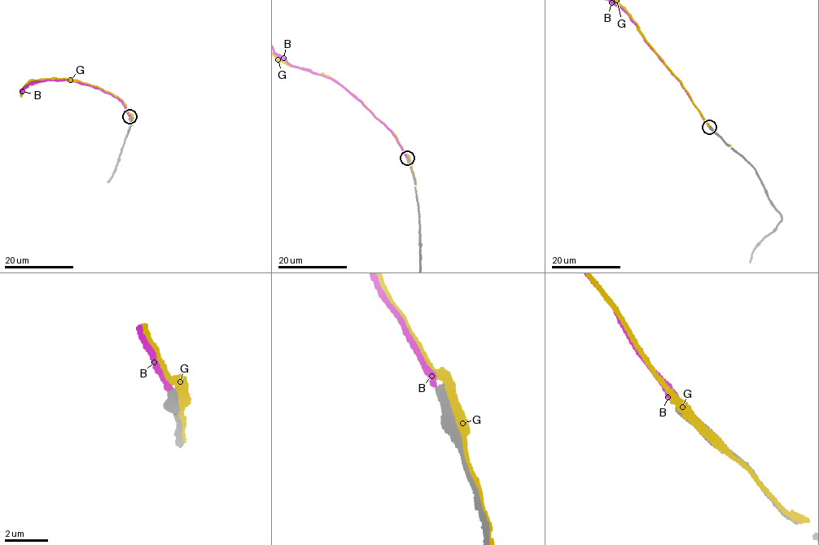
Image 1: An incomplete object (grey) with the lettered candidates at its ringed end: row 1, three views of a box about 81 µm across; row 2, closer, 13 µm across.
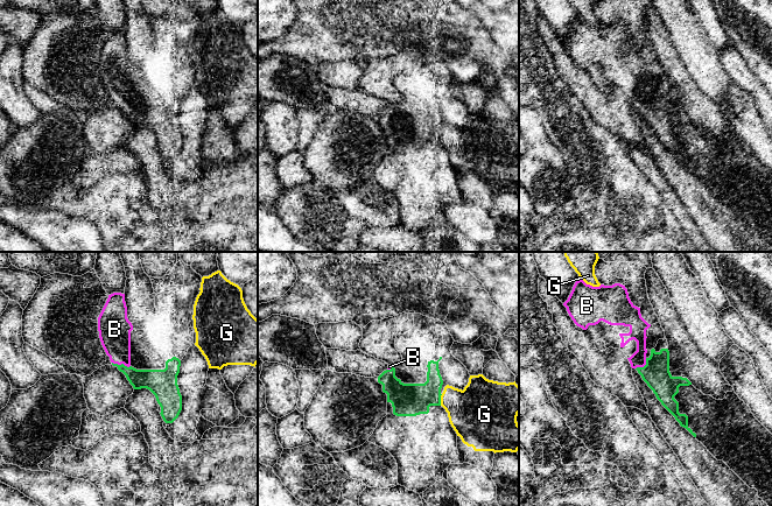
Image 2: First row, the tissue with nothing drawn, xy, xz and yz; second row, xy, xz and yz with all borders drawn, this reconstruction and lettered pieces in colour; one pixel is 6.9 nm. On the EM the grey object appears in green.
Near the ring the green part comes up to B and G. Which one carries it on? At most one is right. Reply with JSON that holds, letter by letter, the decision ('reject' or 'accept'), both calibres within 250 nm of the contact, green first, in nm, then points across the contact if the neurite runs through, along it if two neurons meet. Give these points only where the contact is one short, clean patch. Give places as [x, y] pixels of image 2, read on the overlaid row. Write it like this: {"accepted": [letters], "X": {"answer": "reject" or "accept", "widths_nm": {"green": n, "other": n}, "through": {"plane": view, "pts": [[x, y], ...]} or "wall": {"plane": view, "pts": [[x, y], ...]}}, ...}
{"accepted": ["B"], "B": {"answer": "accept", "widths_nm": {"green": 140, "other": 220}, "through": {"plane": "xy", "pts": [[152, 379], [139, 379], [121, 364], [114, 329]]}}, "G": {"answer": "reject", "widths_nm": {"green": 220, "other": 360}}}

